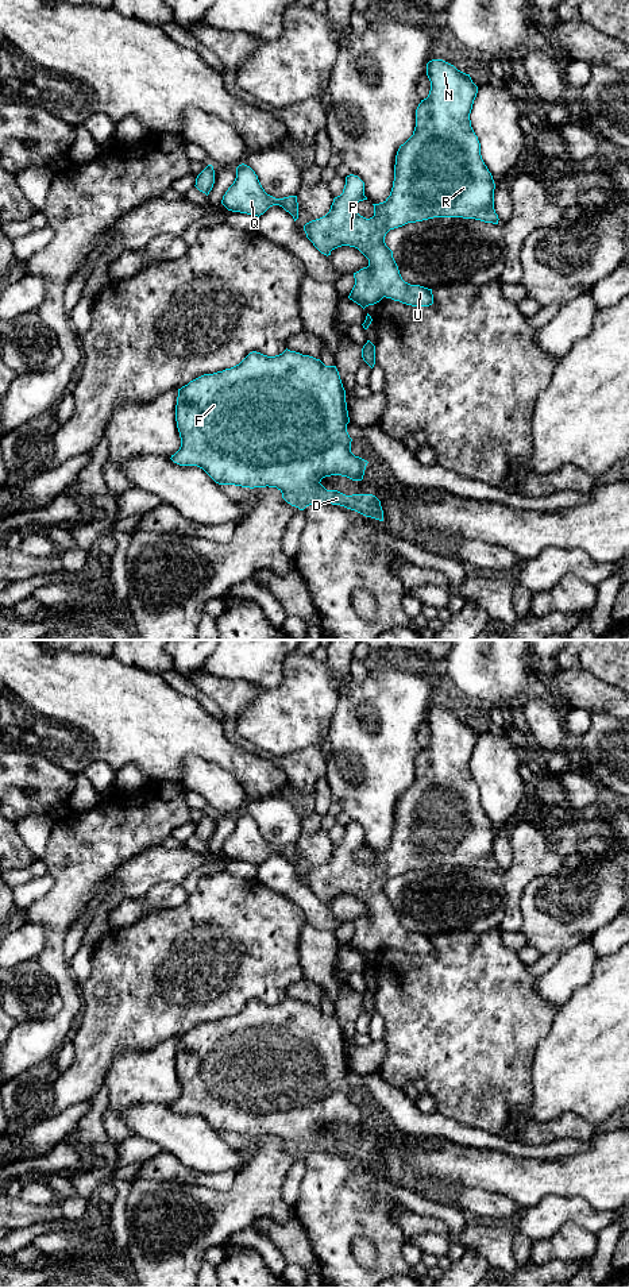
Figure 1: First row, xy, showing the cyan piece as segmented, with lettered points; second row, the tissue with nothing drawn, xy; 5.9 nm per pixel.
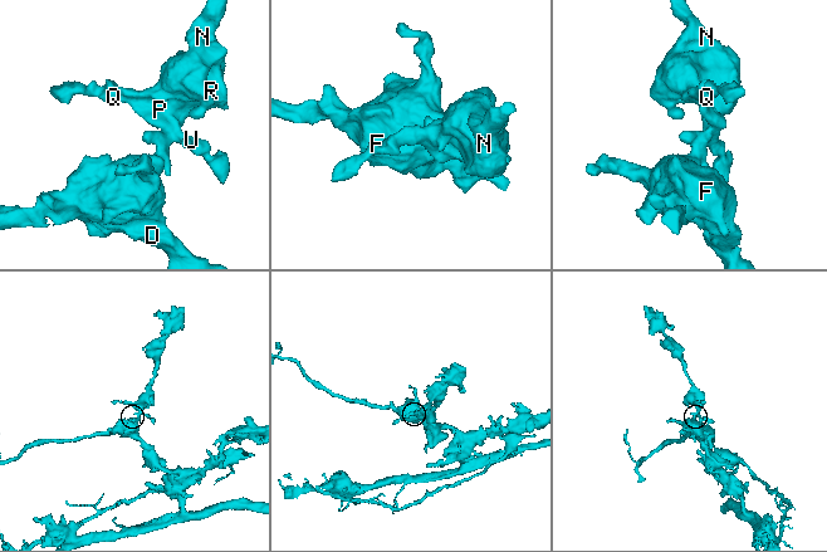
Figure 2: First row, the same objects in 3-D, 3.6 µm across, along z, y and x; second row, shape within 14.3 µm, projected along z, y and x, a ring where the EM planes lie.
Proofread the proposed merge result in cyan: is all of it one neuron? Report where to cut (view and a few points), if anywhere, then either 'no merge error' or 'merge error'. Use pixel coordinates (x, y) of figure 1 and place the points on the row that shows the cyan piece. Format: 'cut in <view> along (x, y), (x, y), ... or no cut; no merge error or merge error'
no cut; no merge error

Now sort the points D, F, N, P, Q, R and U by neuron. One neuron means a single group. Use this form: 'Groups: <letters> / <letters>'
Groups: D F N P Q R U

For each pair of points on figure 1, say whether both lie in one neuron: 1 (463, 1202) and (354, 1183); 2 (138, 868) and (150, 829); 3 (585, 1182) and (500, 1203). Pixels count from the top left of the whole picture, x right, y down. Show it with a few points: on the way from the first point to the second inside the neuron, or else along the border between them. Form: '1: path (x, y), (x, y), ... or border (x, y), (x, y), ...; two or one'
1: border (446, 1199), (463, 1210); two
2: border (158, 845), (138, 853), (116, 868); two
3: border (483, 1190), (509, 1196), (523, 1210); two

